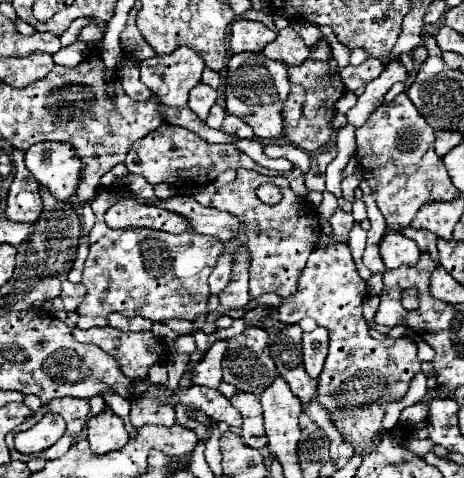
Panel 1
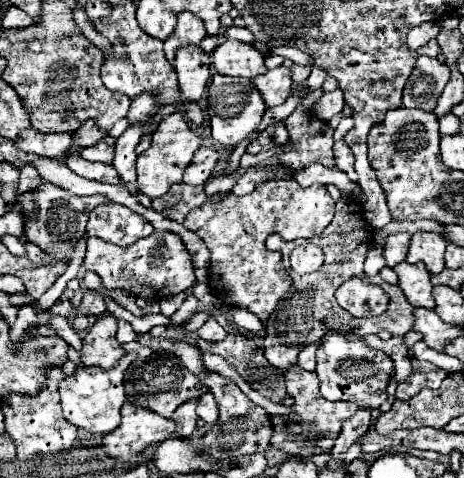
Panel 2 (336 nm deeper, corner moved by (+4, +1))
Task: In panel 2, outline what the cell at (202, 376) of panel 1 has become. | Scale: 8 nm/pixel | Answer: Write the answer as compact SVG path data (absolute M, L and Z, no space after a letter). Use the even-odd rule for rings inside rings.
M188 400L184 402L172 416L172 420L176 422L176 436L178 438L192 438L194 430L196 430L196 404L198 400Z

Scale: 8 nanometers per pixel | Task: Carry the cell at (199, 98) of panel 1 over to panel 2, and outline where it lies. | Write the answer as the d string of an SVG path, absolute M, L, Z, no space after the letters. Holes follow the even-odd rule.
M180 46L174 60L174 70L178 74L182 98L188 102L198 102L210 78L210 58L202 46Z

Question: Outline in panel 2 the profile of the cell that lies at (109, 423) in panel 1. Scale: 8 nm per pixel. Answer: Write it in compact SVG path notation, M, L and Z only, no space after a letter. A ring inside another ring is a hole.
M124 354L120 358L118 366L110 370L102 370L98 366L94 368L76 368L74 374L66 376L60 384L60 404L64 410L64 418L74 424L76 428L84 428L92 434L108 434L120 424L120 408L126 400L124 394L124 372L128 366L136 360L136 354Z

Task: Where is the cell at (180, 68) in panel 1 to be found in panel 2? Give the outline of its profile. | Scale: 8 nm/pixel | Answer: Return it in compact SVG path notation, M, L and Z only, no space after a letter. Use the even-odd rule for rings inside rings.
M190 12L178 14L178 24L174 32L170 34L170 38L164 40L164 52L166 52L168 62L174 62L174 52L178 46L198 44L204 36L206 36L204 22L196 14L190 14Z

